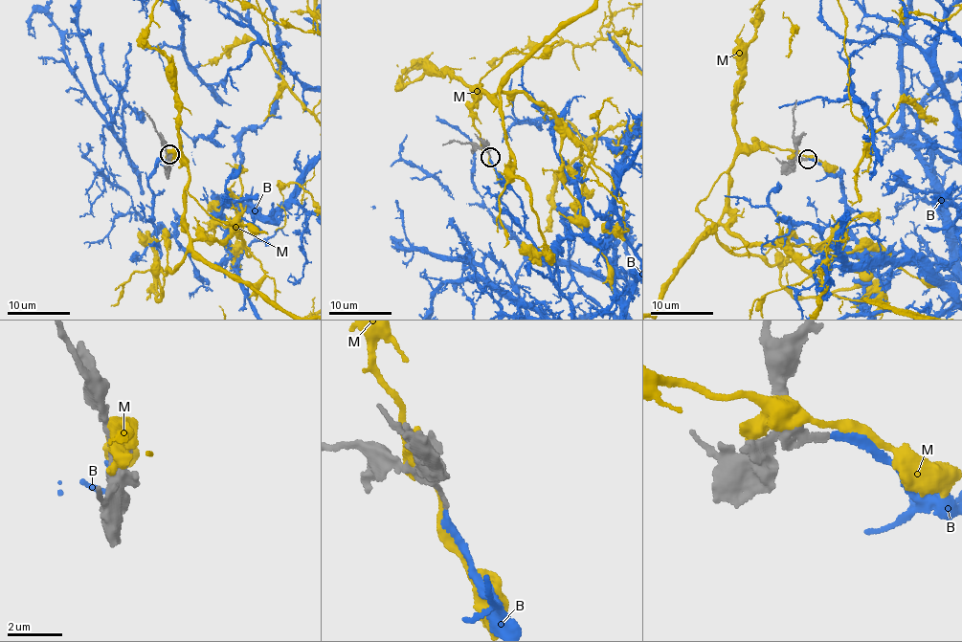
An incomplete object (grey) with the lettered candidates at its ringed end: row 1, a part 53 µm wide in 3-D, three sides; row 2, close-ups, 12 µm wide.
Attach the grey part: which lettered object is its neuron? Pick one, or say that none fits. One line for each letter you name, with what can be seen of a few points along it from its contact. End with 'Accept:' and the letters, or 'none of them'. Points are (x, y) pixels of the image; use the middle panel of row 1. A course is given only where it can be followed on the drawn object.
Accept: B

